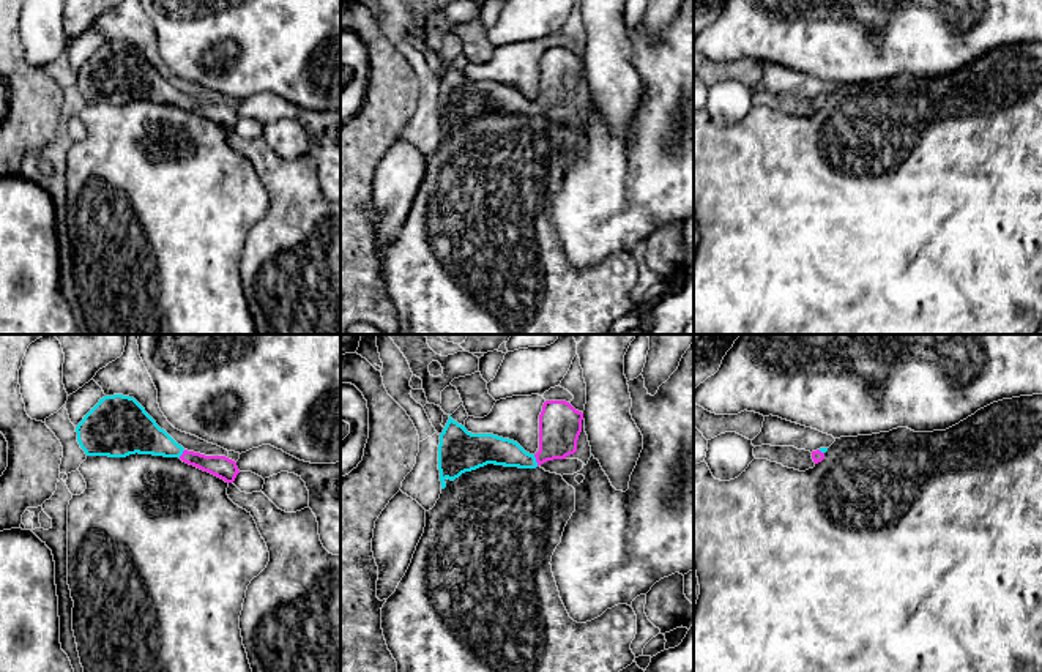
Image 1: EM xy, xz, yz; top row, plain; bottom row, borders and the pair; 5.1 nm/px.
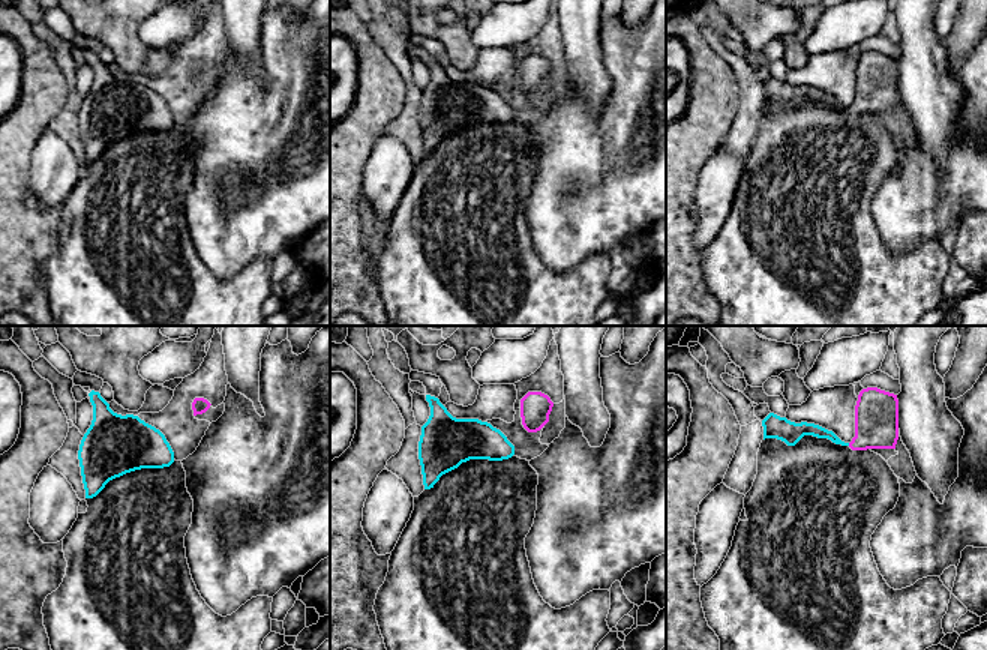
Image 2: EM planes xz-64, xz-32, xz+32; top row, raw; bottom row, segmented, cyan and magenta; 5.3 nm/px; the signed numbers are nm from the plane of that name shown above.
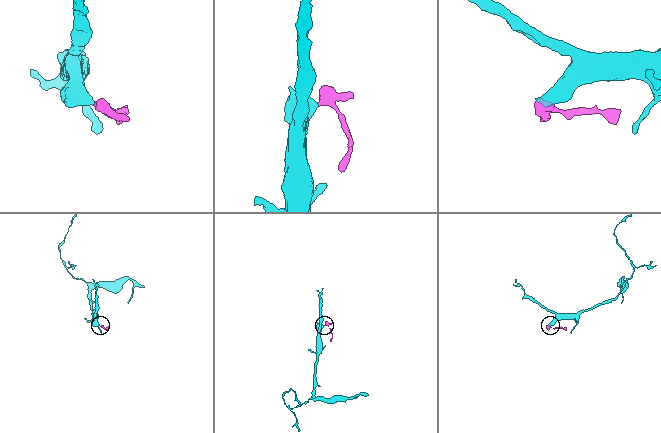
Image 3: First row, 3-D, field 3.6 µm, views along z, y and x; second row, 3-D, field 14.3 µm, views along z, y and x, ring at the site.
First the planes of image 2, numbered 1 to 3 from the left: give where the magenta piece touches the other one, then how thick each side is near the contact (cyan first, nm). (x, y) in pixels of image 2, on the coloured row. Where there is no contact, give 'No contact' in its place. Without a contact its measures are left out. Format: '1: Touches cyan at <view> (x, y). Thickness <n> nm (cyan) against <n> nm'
1: No contact
2: No contact
3: No contact

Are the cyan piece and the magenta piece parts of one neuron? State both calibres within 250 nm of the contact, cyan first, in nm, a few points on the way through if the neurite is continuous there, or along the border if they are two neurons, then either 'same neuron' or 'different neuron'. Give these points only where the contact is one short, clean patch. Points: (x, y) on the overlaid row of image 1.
calibres 160 and 220 nm; way xz (487, 448), (535, 461), (558, 437), (560, 425); same neuron

